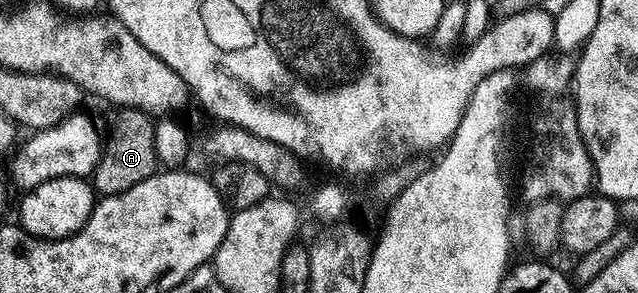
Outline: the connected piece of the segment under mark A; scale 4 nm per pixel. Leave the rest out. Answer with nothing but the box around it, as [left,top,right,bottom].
[90,108,158,197]

